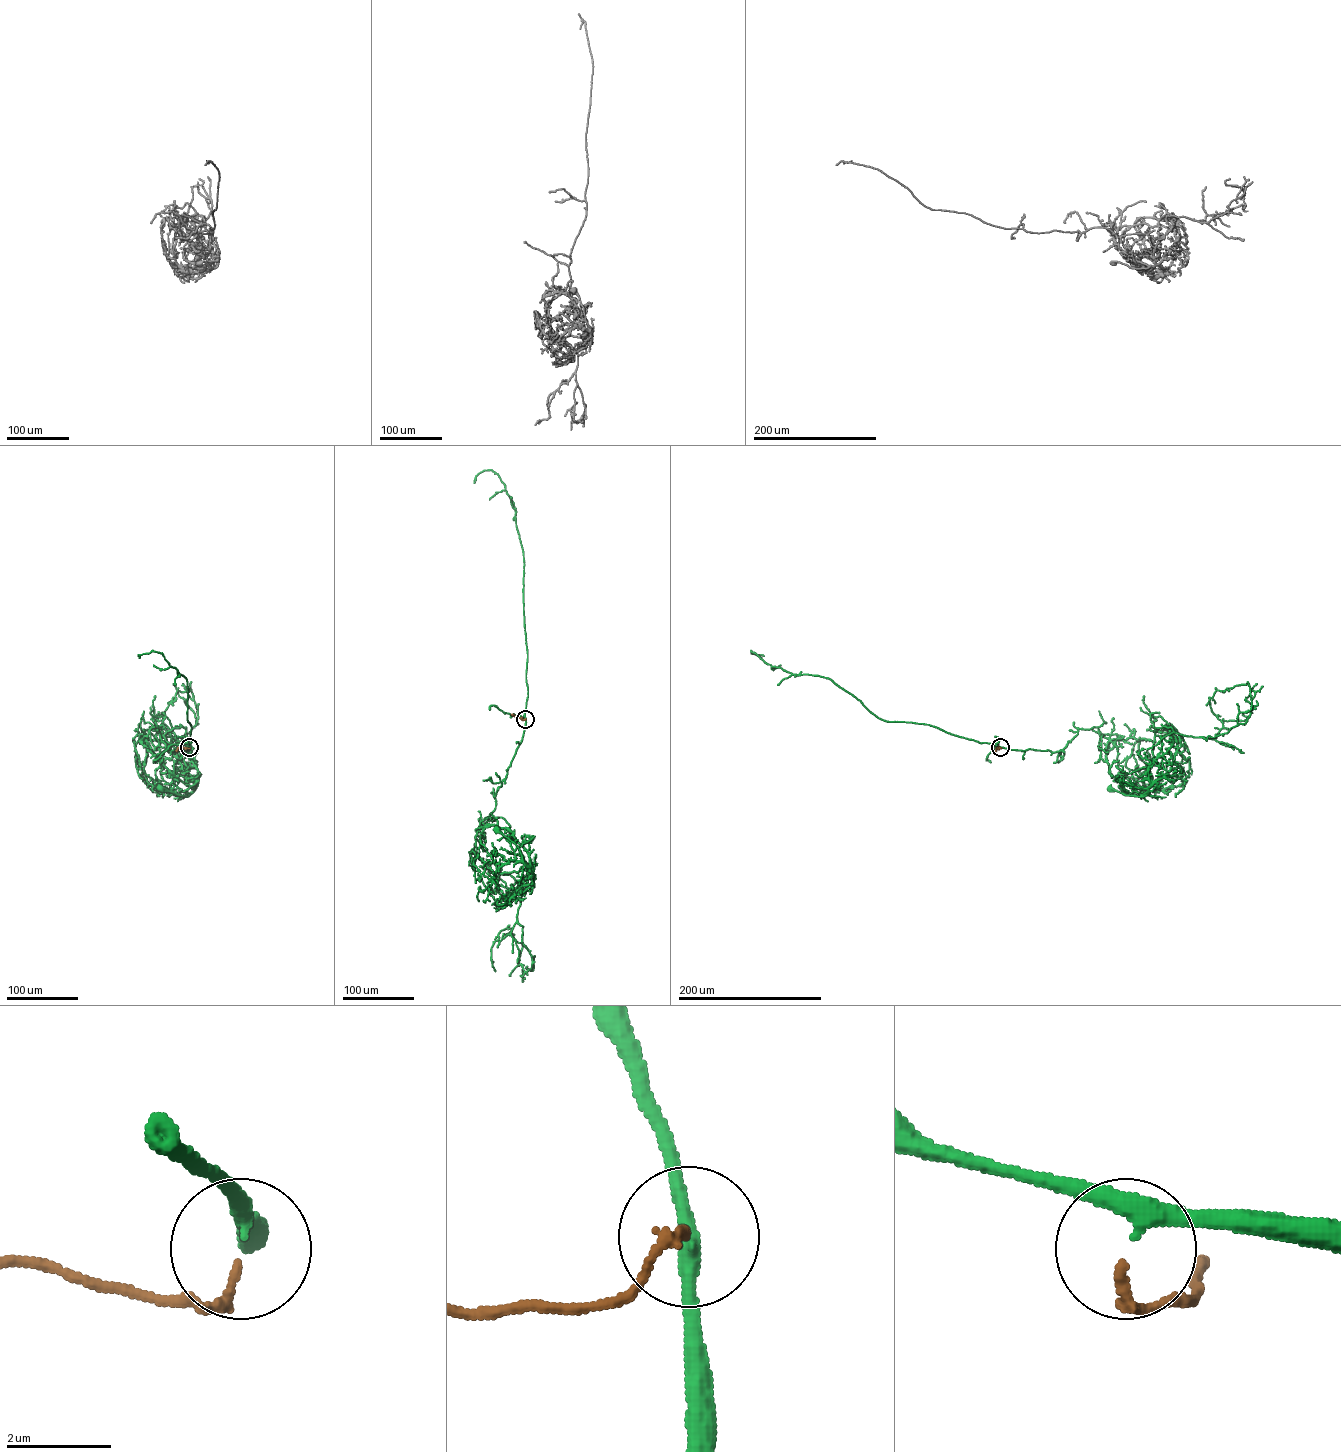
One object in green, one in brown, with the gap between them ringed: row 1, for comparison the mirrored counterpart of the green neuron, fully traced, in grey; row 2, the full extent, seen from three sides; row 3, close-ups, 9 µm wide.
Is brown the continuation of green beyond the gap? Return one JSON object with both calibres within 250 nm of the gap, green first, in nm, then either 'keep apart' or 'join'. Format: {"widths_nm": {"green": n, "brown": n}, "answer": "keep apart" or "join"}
{"widths_nm": {"green": 320, "brown": 160}, "answer": "join"}

